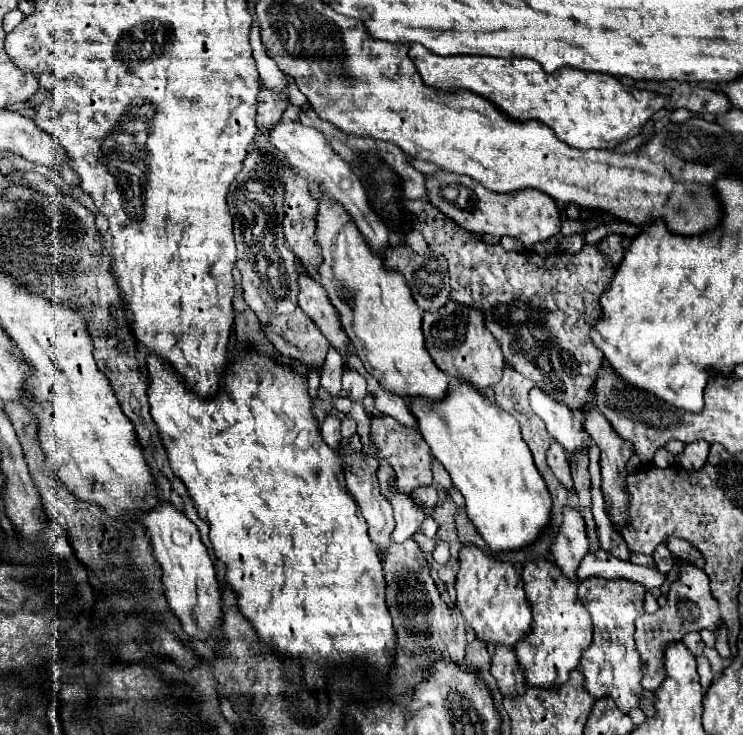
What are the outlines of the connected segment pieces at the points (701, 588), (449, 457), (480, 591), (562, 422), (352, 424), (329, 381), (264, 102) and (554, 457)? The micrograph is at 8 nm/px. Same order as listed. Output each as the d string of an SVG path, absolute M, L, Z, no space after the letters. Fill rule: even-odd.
M680 561L678 579L672 583L672 587L668 591L668 603L662 609L658 609L656 613L642 615L640 619L636 619L636 647L638 647L640 659L644 663L642 687L654 691L664 681L664 669L662 669L664 645L668 645L672 641L680 641L686 633L692 633L692 631L698 633L702 629L708 629L714 633L714 631L718 631L720 623L722 621L720 621L718 605L710 593L708 575L702 569L698 569L686 561Z
M458 379L448 389L446 397L440 401L428 401L426 397L408 397L410 411L418 419L418 431L430 445L432 455L450 473L452 483L460 489L466 499L466 515L488 543L488 547L498 553L506 549L520 549L538 539L542 529L550 521L550 493L546 493L546 483L538 473L530 449L520 437L518 421L500 409L496 403L488 401L474 385Z
M462 545L458 559L460 571L456 575L456 593L464 619L480 641L514 647L522 637L526 637L532 625L532 607L526 599L522 577L516 573L514 565L486 555L476 545Z
M532 387L528 393L532 411L546 423L548 433L568 451L574 453L578 449L590 447L590 437L582 429L582 415L568 409L564 403L554 401L542 389Z
M344 415L344 421L342 421L342 427L340 427L340 433L342 433L342 439L340 439L340 445L342 445L342 453L344 453L344 473L346 473L346 487L350 491L350 495L356 499L356 503L360 505L360 511L362 511L362 517L366 519L368 523L368 535L374 543L378 543L380 547L380 553L388 549L390 545L390 535L394 531L394 517L392 517L392 507L390 503L386 501L386 497L380 493L378 489L378 477L376 477L376 471L378 471L378 463L366 455L364 451L350 451L350 439L352 435L356 435L356 421L352 421L348 415Z
M330 349L328 355L326 355L326 363L324 363L324 369L322 369L322 381L320 383L332 395L338 395L342 391L340 379L342 379L342 357L334 349Z
M262 87L258 95L258 131L268 133L282 119L282 113L288 105L286 93L274 93Z
M554 443L548 449L548 465L550 465L552 473L556 475L556 479L566 487L566 491L572 491L572 477L570 477L568 455L564 453L564 449L558 443Z

